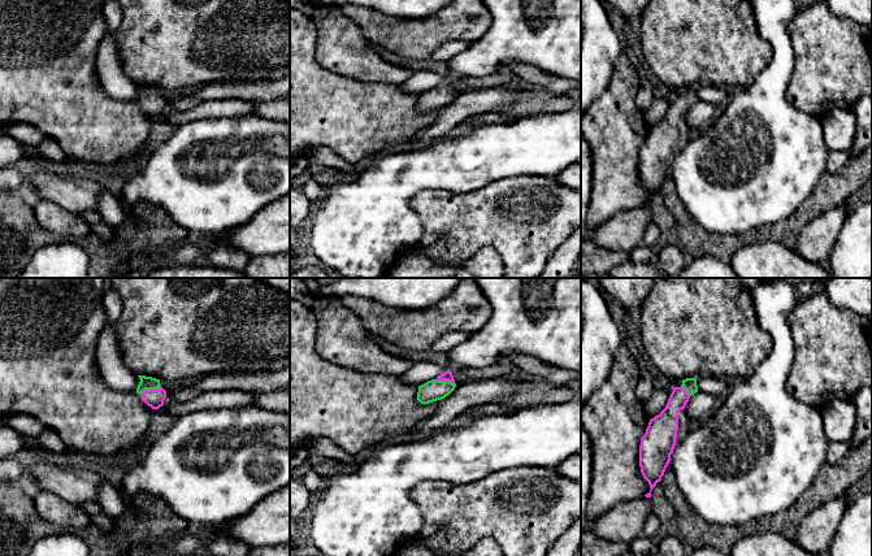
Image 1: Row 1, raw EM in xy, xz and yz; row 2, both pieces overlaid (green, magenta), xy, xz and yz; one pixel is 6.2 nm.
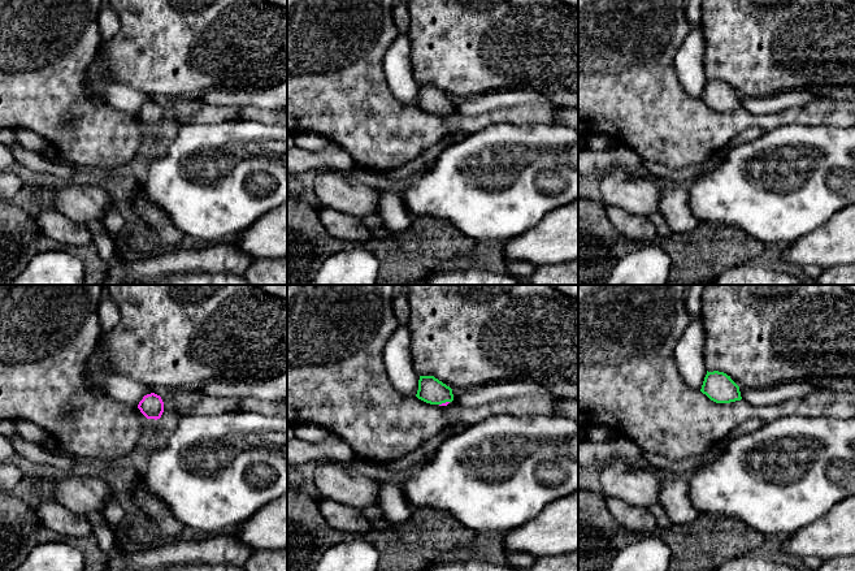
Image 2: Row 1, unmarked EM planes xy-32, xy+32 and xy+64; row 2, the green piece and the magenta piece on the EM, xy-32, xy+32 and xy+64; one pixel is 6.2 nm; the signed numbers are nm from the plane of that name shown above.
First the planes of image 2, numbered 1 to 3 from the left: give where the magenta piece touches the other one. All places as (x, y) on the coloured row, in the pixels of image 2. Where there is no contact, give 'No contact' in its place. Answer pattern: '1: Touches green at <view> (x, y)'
1: No contact
2: Touches green at xy+32 (443, 402)
3: No contact

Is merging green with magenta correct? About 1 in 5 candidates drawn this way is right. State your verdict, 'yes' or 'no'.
yes

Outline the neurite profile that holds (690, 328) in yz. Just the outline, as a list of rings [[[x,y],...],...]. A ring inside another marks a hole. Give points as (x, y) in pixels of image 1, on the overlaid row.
[[[652,278],[651,290],[641,305],[639,335],[659,373],[672,383],[704,375],[733,382],[746,379],[772,346],[769,334],[758,323],[751,291],[739,278]]]

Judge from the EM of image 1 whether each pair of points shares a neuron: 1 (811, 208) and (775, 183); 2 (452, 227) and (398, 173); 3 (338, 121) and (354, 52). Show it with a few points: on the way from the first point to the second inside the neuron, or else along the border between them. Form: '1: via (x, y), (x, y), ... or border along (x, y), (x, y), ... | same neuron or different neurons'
1: border along (820, 177), (811, 194), (788, 218) | different neurons
2: border along (448, 192), (420, 191), (410, 205) | different neurons
3: border along (320, 65), (339, 74), (378, 83) | different neurons

